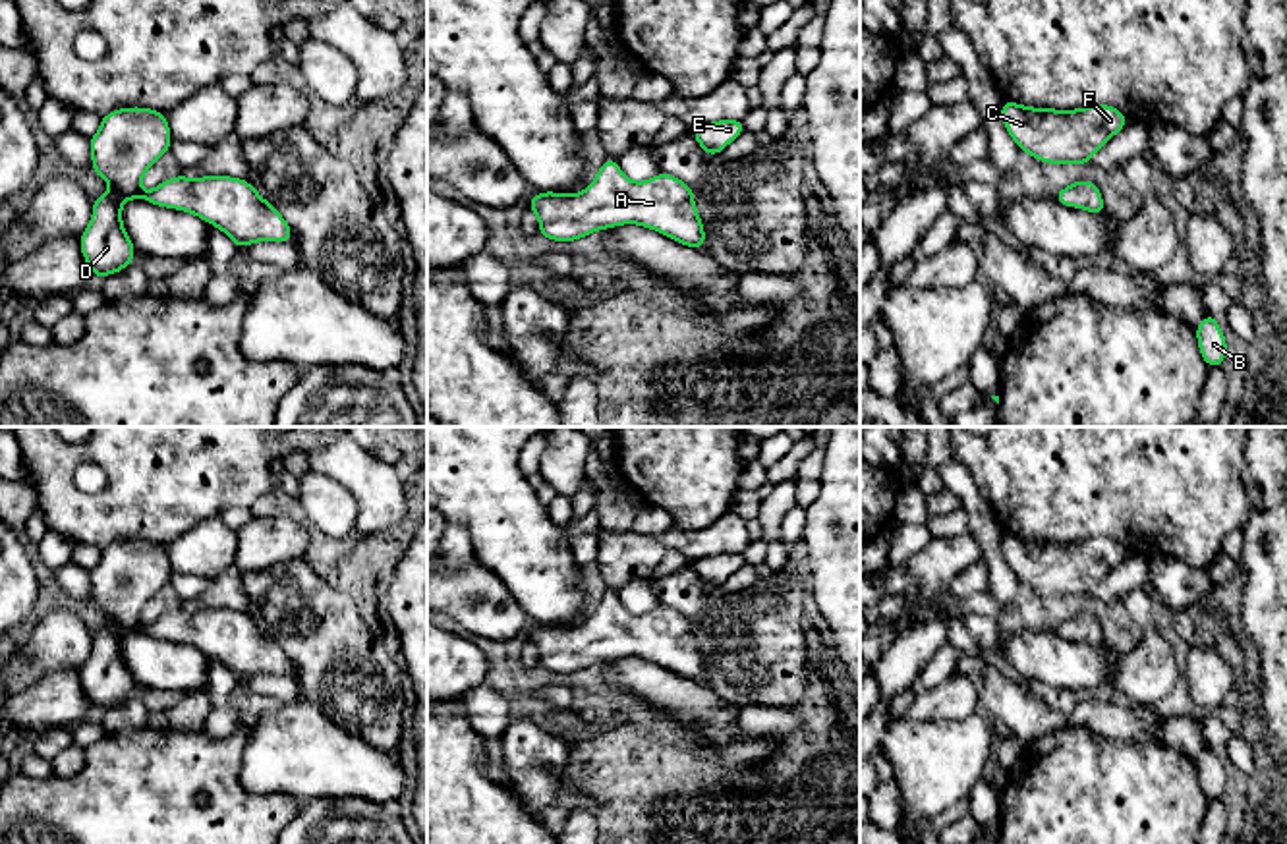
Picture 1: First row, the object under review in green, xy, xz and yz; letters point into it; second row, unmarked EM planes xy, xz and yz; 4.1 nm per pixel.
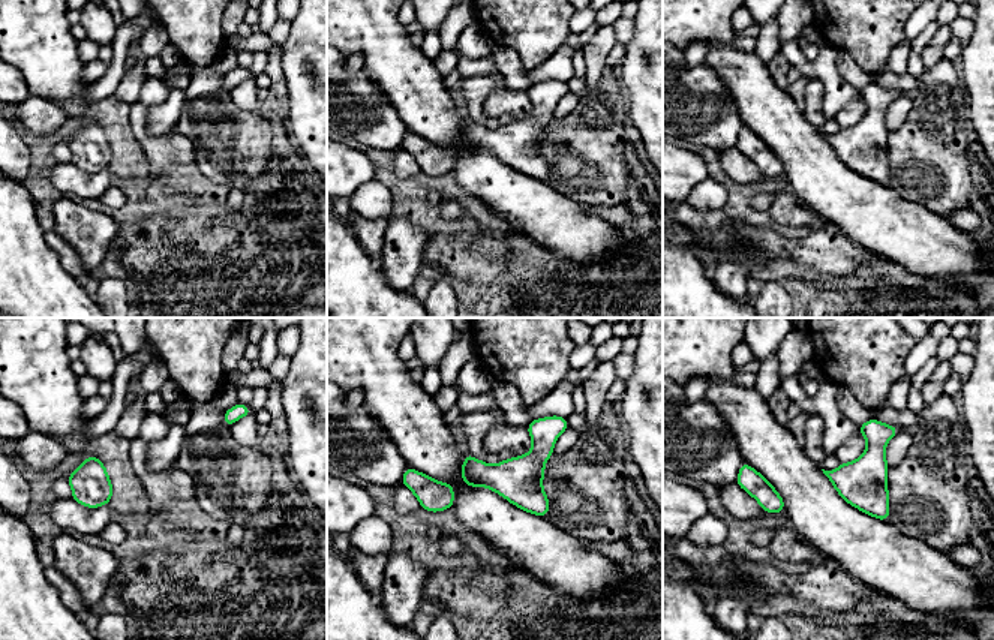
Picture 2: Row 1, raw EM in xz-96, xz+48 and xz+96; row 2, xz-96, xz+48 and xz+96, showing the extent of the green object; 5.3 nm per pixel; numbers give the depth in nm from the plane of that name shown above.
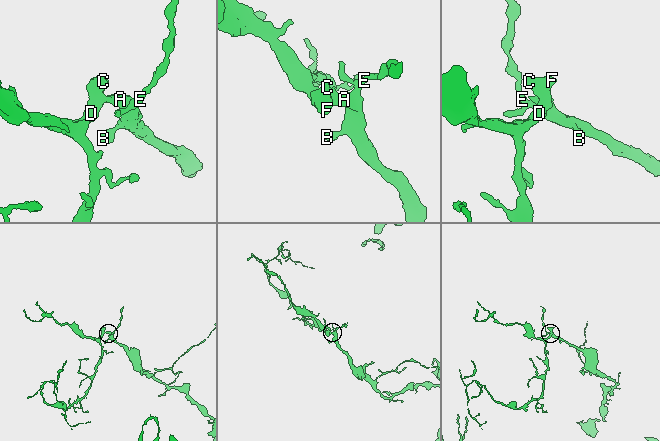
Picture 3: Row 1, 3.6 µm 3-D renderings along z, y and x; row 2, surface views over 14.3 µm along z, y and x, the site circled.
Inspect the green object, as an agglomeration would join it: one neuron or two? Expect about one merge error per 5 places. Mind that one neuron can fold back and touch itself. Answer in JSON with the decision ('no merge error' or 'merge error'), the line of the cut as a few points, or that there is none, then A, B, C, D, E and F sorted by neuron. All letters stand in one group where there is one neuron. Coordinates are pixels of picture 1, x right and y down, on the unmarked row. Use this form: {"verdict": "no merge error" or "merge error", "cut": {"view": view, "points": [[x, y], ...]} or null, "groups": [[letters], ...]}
{"verdict": "no merge error", "cut": null, "groups": [["A", "B", "C", "D", "E", "F"]]}

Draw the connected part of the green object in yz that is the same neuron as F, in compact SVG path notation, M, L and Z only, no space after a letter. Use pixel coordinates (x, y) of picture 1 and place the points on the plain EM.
M1001 537L1001 552L1016 579L1040 595L1086 597L1130 552L1109 537L1076 543Z

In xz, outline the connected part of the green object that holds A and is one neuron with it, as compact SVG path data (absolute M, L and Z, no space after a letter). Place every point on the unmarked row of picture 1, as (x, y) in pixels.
M611 589L584 626L543 624L528 633L528 641L537 647L539 666L553 674L574 674L597 662L640 657L682 678L705 680L703 655L688 616L667 605L632 614Z

